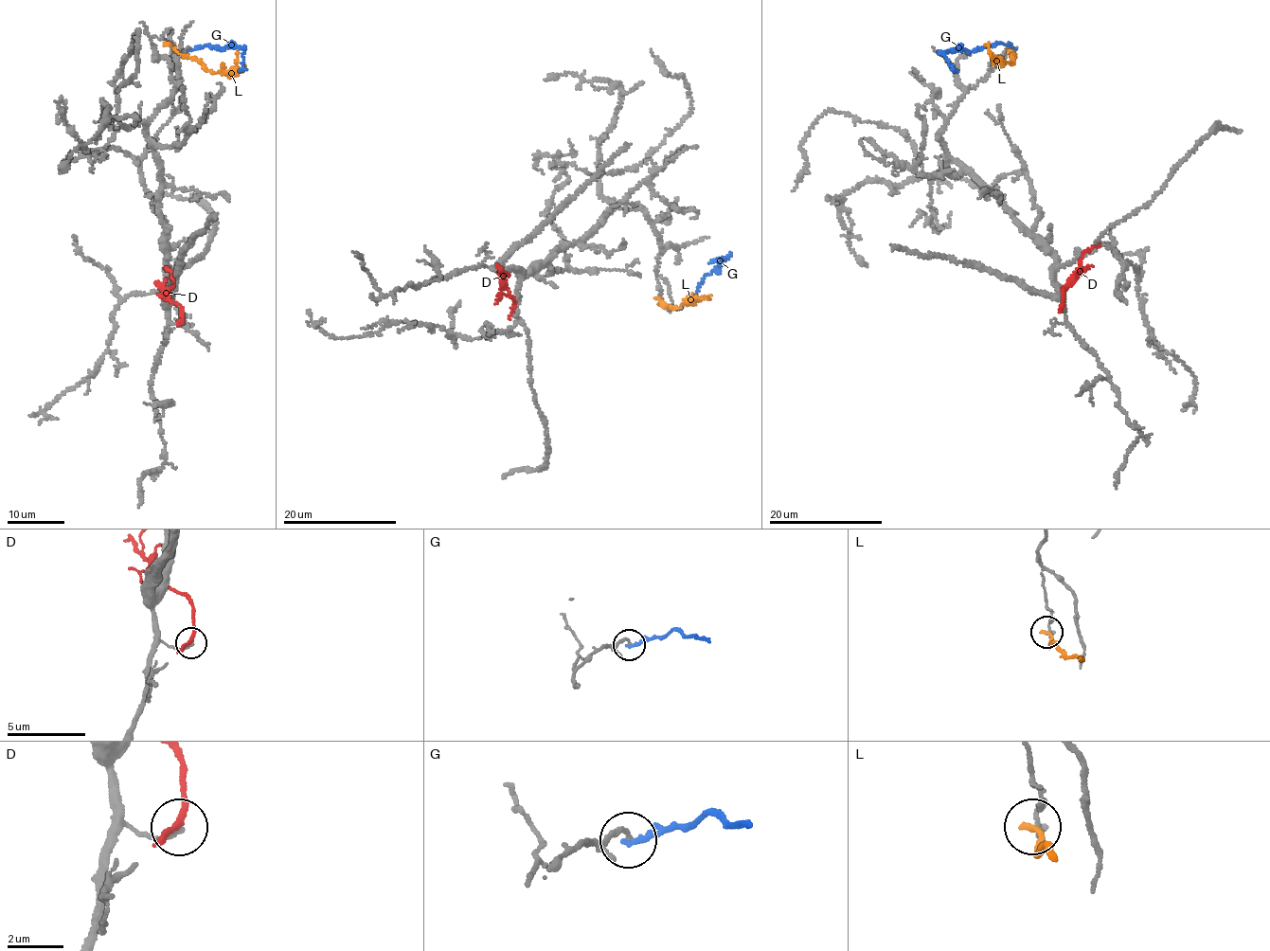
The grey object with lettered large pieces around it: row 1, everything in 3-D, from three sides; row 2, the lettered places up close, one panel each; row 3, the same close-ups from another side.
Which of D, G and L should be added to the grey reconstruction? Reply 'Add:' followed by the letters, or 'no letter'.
Add: no letter

